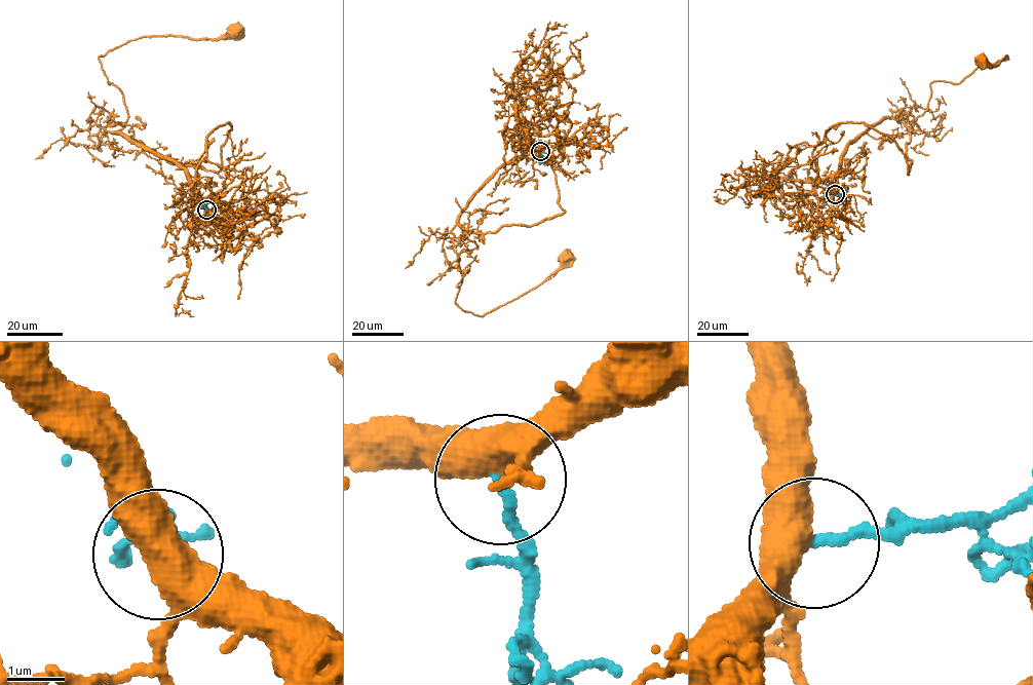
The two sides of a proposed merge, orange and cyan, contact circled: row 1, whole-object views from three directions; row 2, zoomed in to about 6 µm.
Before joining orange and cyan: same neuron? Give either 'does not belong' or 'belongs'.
belongs

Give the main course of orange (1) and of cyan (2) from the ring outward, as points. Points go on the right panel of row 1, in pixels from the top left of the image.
1: (834, 194), (850, 142), (883, 119), (915, 120), (934, 81), (960, 83), (1008, 59), (982, 63)
2: (834, 194), (847, 191)

